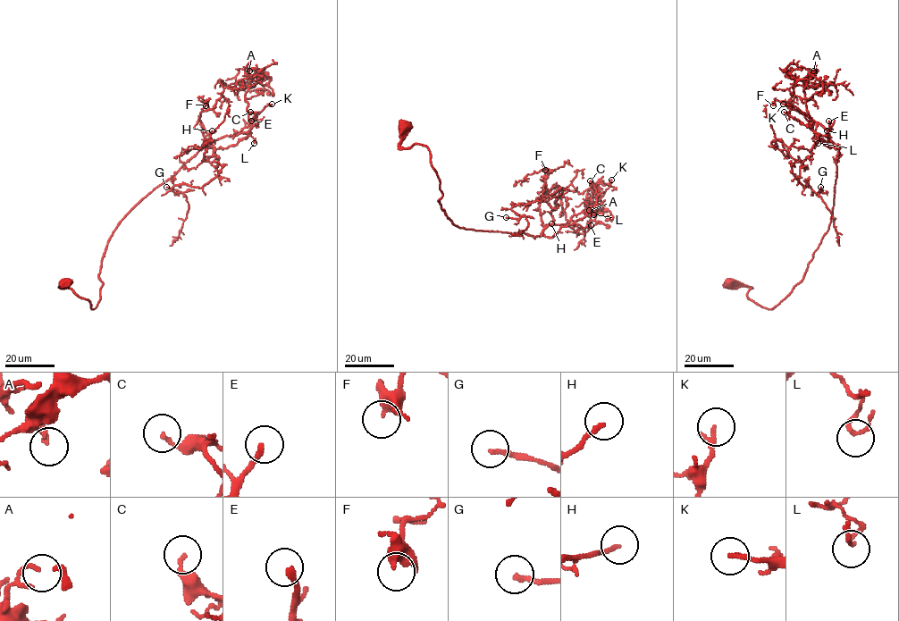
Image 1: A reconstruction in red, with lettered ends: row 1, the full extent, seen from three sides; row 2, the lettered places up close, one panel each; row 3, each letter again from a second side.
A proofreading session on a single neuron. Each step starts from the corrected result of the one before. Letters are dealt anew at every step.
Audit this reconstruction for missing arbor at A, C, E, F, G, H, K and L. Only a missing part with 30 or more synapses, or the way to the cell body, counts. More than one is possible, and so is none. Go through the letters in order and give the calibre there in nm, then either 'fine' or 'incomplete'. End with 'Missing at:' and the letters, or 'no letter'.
A: 170 nm | fine
C: 160 nm | fine
E: 200 nm | incomplete
F: 260 nm | fine
G: 180 nm | incomplete
H: 170 nm | fine
K: 190 nm | fine
L: 130 nm | fine
Missing at: E, G

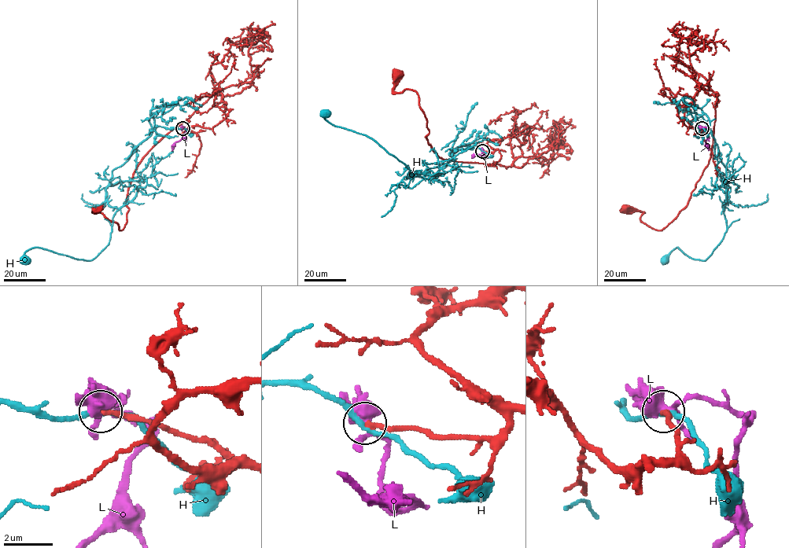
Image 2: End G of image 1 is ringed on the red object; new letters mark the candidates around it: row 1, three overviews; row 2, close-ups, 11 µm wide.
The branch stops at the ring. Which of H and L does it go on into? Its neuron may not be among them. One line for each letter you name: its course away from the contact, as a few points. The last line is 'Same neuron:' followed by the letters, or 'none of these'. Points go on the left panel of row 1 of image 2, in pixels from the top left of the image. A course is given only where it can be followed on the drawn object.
Same neuron: none of these

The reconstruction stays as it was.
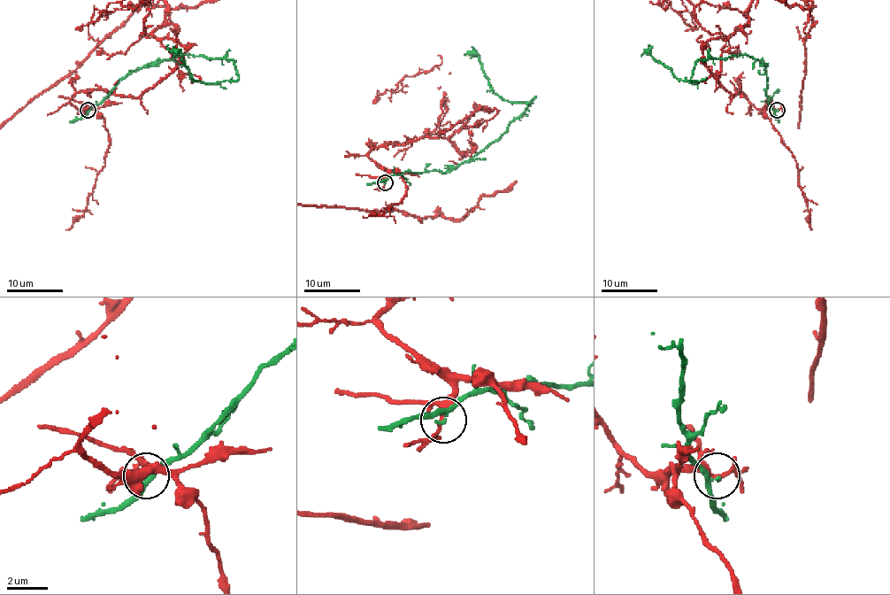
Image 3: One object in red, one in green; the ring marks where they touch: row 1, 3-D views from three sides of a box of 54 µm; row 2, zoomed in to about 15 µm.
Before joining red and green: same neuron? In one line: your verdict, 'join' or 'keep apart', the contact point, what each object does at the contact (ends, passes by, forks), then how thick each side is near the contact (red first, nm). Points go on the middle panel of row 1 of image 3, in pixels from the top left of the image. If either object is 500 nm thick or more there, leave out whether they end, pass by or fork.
keep apart; at (385, 182); red forks there; green passes by; 200 nm thick on the red side, 200 nm on the other

